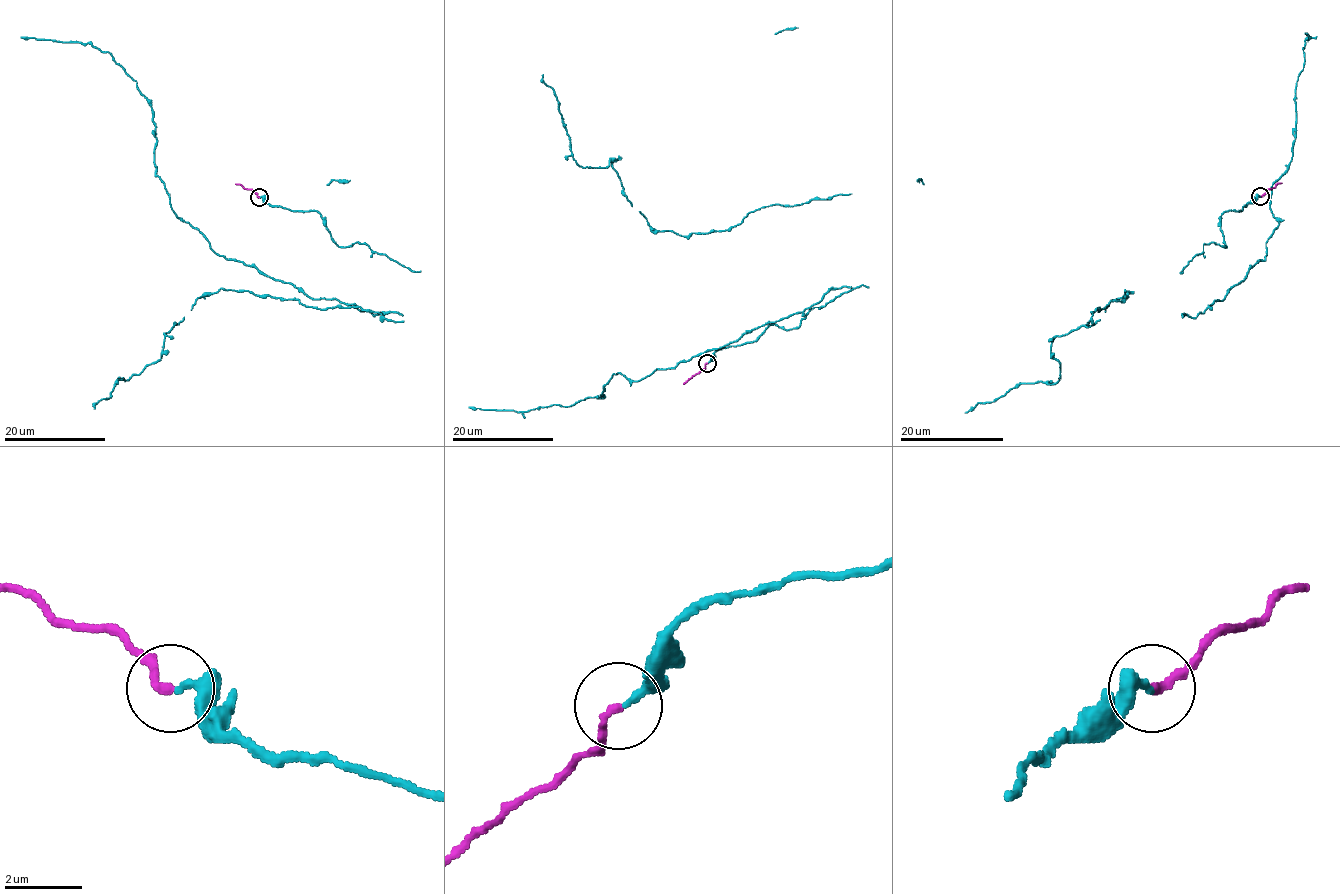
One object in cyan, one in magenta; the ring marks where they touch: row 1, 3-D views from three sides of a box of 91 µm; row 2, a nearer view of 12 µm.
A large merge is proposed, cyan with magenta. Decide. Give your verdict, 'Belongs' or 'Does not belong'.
Belongs

